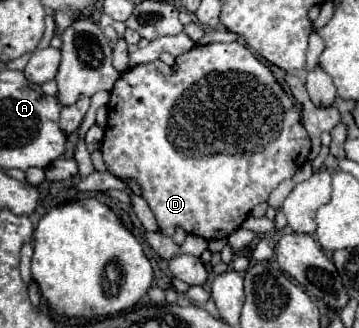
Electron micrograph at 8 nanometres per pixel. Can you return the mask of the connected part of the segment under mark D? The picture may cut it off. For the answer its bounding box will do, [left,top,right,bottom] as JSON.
[102,42,310,240]

